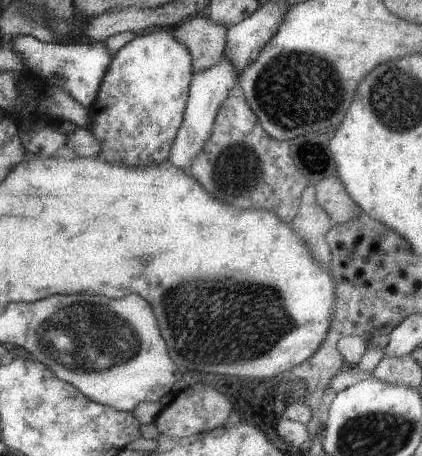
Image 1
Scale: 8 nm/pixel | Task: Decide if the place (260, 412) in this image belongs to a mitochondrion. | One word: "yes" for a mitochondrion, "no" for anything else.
no

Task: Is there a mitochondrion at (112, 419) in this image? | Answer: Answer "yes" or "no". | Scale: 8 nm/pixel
no

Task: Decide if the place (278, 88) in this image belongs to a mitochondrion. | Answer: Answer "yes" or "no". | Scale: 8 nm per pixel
yes

